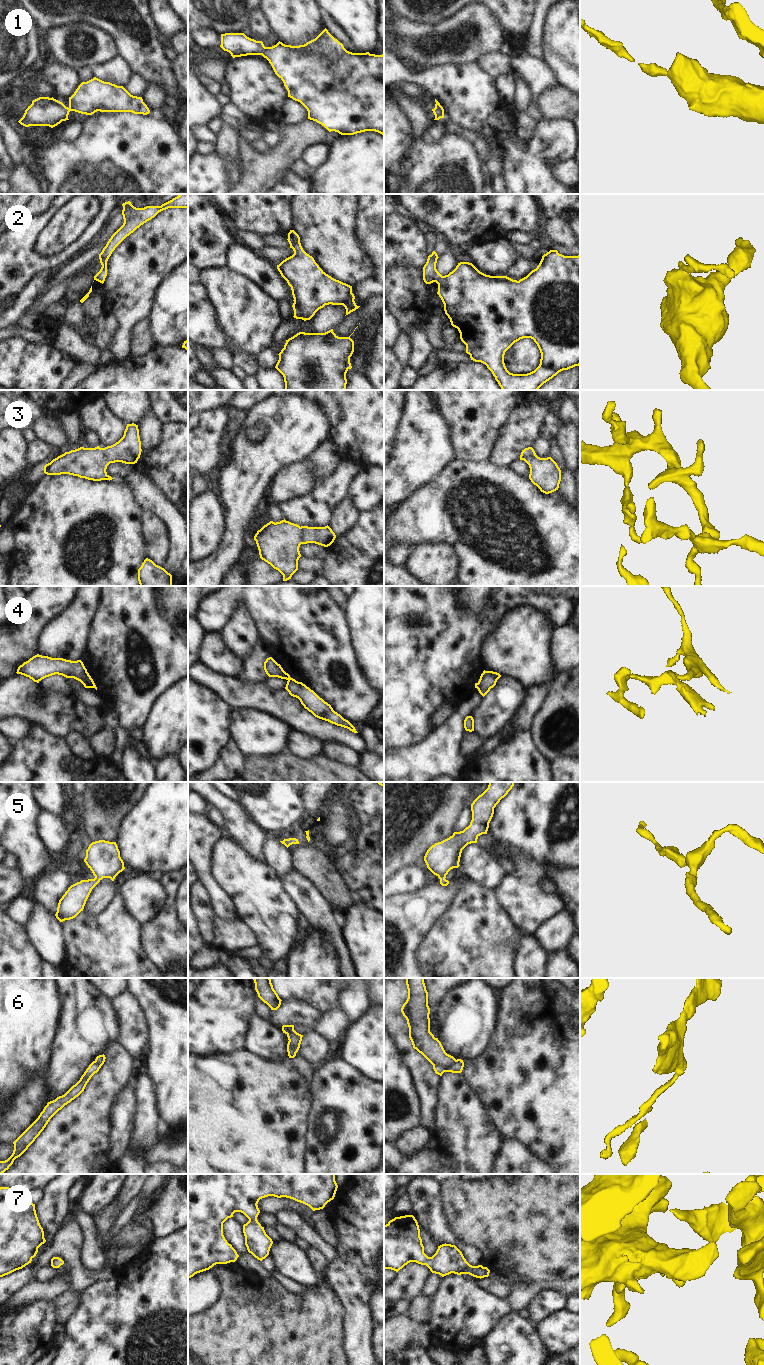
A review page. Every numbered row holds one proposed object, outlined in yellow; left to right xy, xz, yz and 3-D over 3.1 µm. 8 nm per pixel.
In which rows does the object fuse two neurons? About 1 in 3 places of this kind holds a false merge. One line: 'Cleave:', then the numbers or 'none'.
Cleave: 4, 6

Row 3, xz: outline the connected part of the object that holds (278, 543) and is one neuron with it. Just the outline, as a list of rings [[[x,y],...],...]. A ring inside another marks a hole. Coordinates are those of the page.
[[[270,521],[254,536],[259,555],[283,575],[283,581],[291,579],[298,570],[301,557],[301,544],[315,543],[324,547],[330,546],[336,538],[327,525],[325,527],[308,527],[286,521]]]

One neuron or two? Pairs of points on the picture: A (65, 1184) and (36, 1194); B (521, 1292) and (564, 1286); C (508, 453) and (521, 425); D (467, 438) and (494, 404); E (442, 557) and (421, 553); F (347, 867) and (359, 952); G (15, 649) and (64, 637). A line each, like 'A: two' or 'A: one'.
A: two
B: one
C: one
D: one
E: one
F: two
G: two

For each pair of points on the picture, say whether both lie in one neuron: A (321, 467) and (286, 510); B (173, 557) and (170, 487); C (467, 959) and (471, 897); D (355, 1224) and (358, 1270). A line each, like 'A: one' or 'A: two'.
A: two
B: two
C: one
D: one

